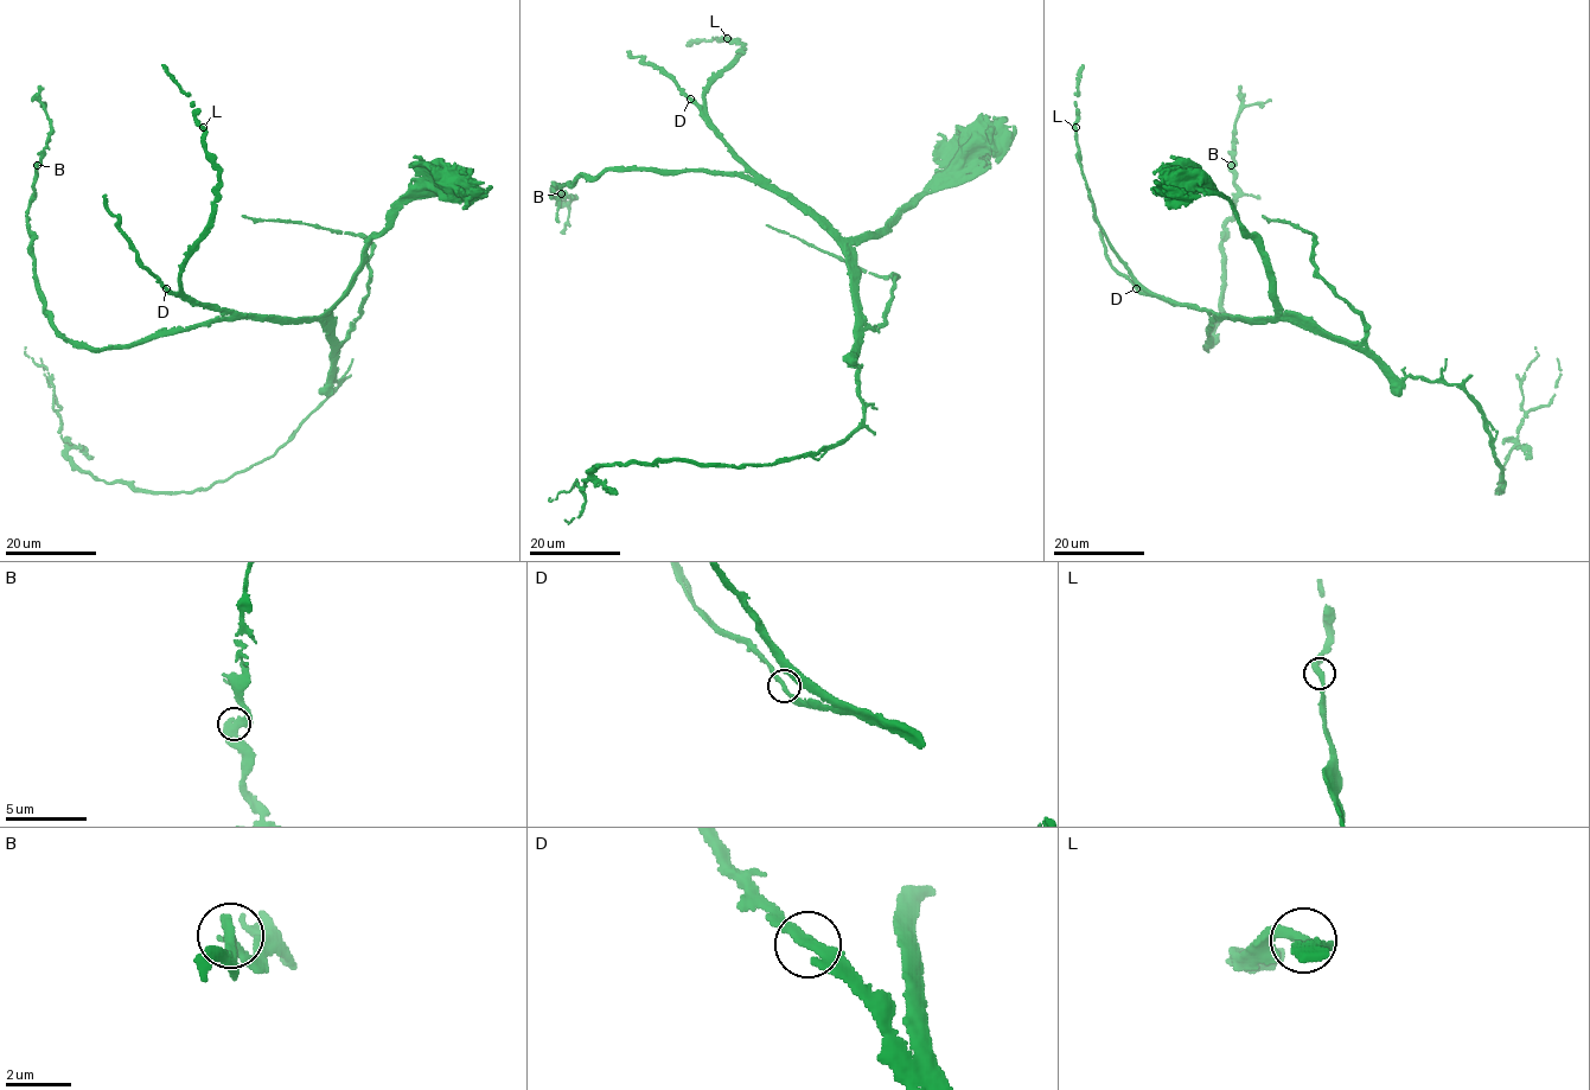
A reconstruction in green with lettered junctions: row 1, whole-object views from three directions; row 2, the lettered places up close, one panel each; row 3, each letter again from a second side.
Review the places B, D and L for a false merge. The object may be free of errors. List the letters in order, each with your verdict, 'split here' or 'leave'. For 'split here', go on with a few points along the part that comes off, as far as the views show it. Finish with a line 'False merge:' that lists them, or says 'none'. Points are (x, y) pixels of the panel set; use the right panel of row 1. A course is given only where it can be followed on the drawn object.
B: leave
D: leave
L: leave
False merge: none

